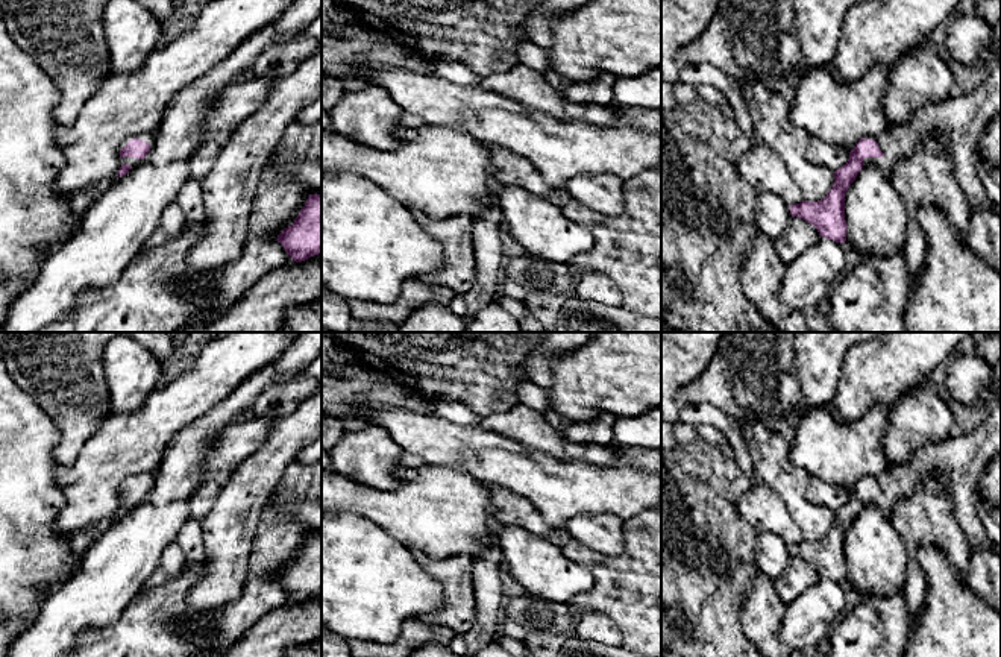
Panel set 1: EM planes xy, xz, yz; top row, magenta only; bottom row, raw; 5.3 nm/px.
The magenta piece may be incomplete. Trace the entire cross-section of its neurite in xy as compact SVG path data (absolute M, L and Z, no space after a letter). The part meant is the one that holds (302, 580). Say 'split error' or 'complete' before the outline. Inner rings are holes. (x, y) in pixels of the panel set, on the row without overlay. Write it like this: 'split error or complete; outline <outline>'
complete; outline M309 534L294 563L278 575L293 601L302 602L322 593L322 536Z

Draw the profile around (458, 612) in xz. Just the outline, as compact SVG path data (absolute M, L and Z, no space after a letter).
M411 548L417 563L441 586L444 592L443 607L437 611L419 615L416 619L426 624L450 628L455 634L464 636L476 618L473 595L473 557L453 555L435 560Z

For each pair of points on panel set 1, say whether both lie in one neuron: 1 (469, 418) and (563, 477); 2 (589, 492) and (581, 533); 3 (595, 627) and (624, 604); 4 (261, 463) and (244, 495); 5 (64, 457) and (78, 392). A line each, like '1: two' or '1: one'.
1: two
2: two
3: two
4: one
5: one

